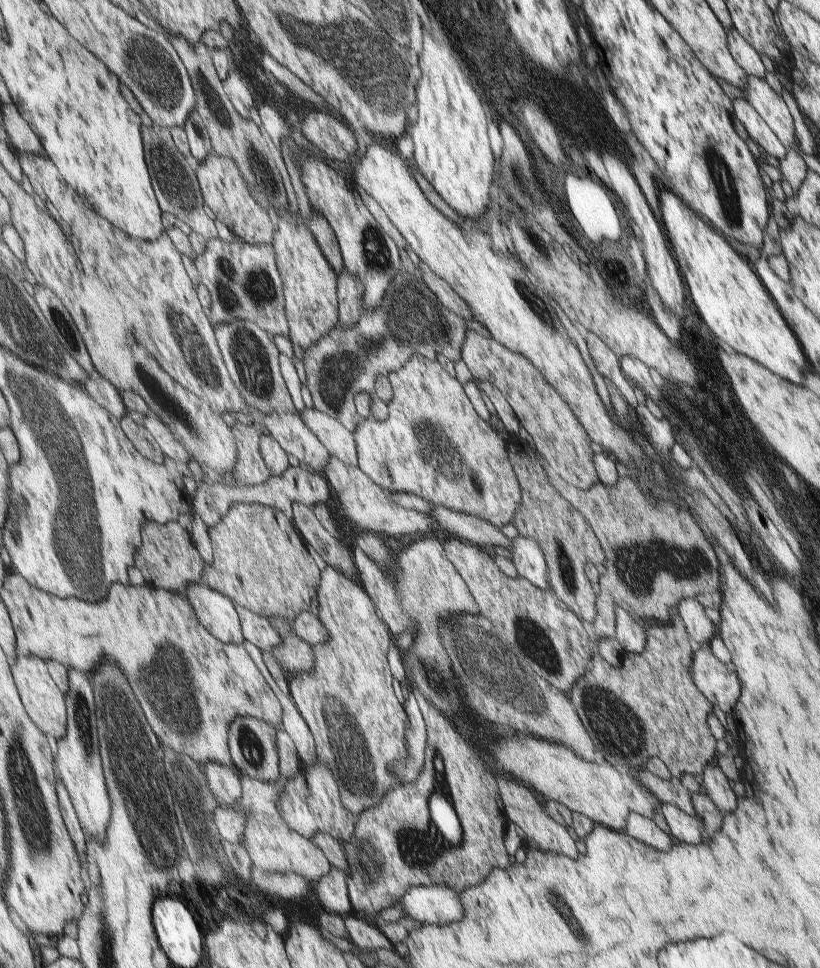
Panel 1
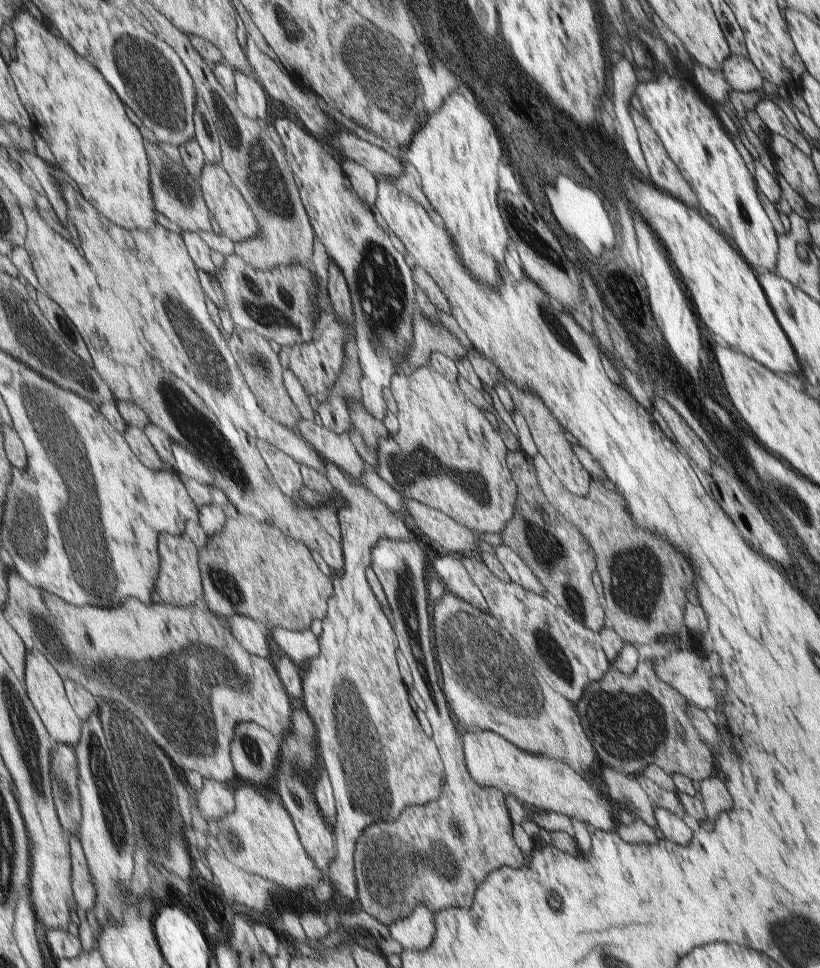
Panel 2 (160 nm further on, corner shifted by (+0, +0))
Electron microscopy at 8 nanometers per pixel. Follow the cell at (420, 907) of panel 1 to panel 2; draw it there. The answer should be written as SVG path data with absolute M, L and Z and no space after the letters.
M419 904L413 908L412 914L391 924L390 935L402 949L427 950L429 944L433 944L434 913L427 906Z

